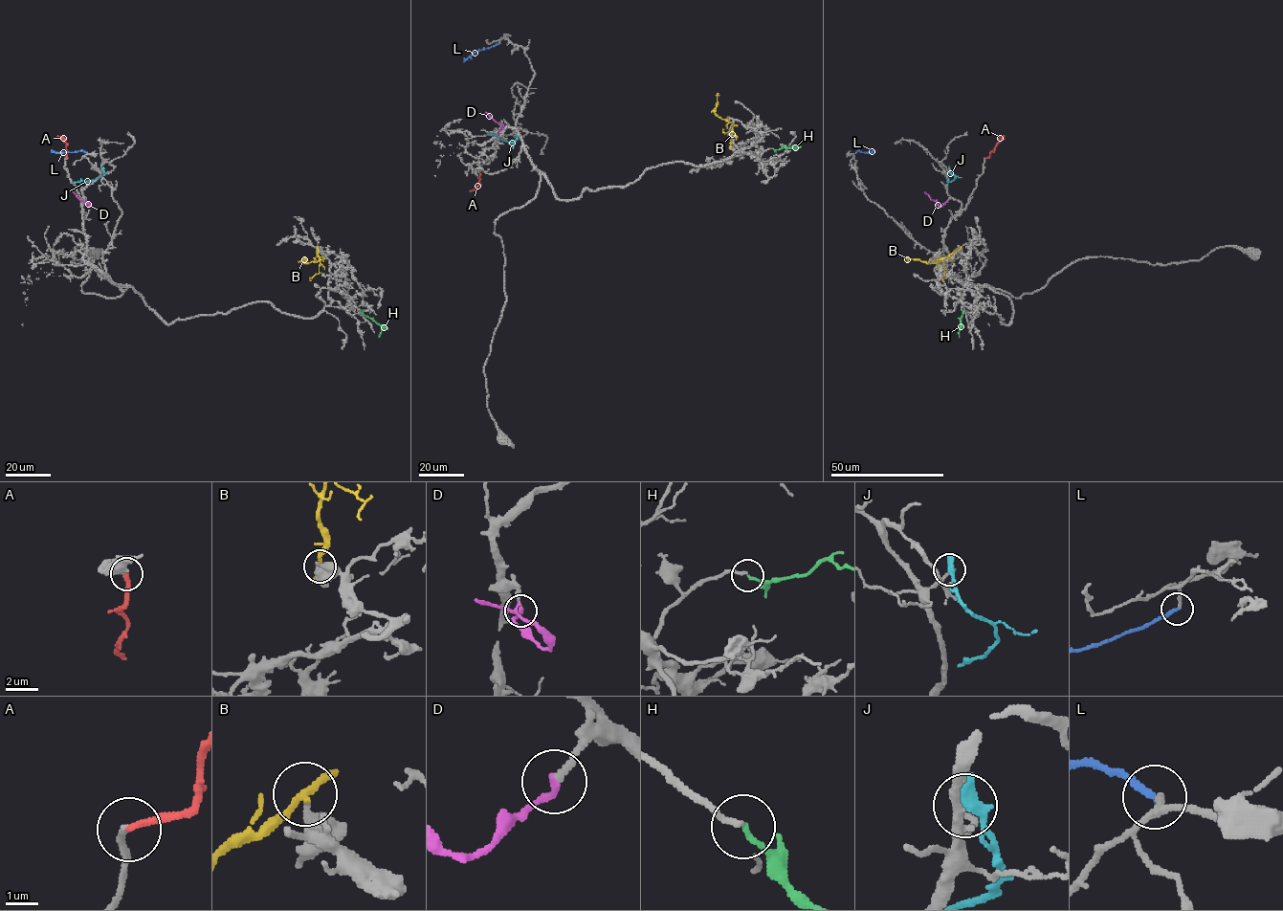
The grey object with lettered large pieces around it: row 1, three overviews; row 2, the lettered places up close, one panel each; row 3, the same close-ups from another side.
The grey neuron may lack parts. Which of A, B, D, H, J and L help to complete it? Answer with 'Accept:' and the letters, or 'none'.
Accept: A, D, H

